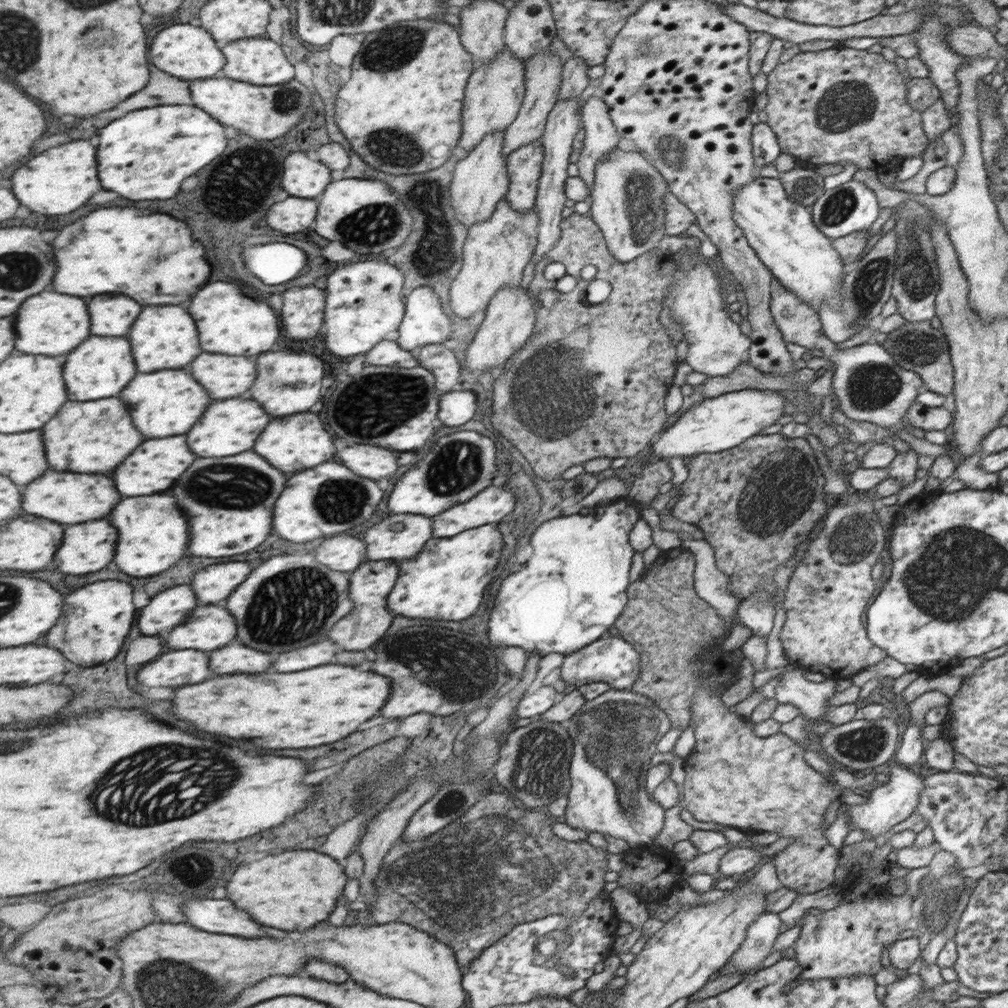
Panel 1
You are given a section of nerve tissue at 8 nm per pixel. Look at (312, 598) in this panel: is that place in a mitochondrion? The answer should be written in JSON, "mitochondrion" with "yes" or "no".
{"mitochondrion":"yes"}

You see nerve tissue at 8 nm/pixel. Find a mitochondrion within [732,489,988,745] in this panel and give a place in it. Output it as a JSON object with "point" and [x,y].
{"point":[855,539]}

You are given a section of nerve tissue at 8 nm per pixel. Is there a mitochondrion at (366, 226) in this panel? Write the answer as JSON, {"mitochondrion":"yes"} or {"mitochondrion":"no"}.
{"mitochondrion":"yes"}

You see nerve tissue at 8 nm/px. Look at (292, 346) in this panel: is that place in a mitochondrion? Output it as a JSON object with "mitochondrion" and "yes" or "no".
{"mitochondrion":"no"}

